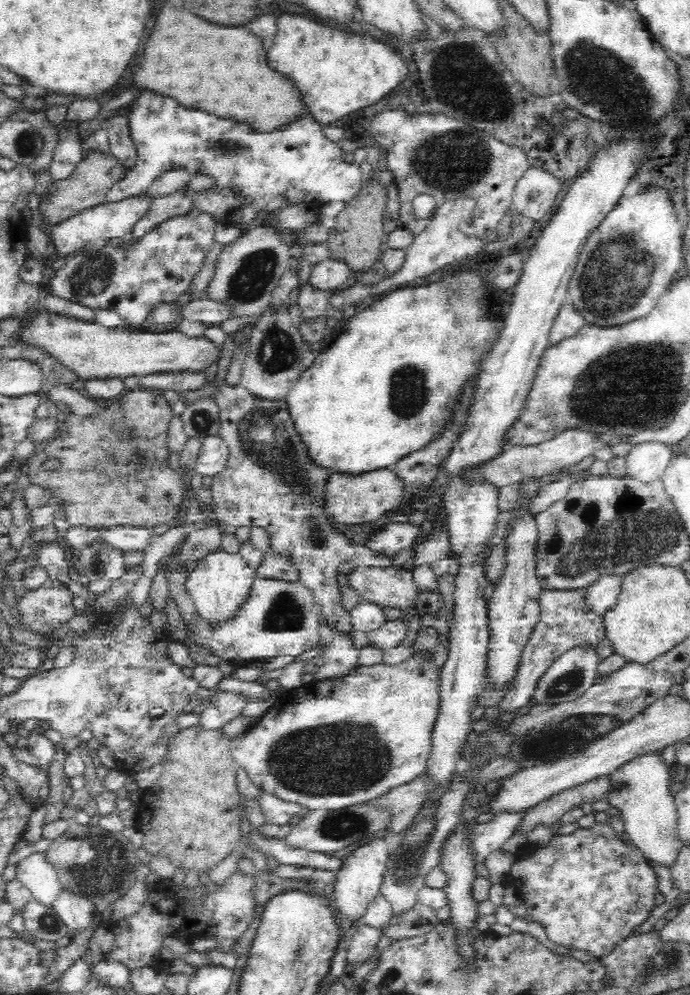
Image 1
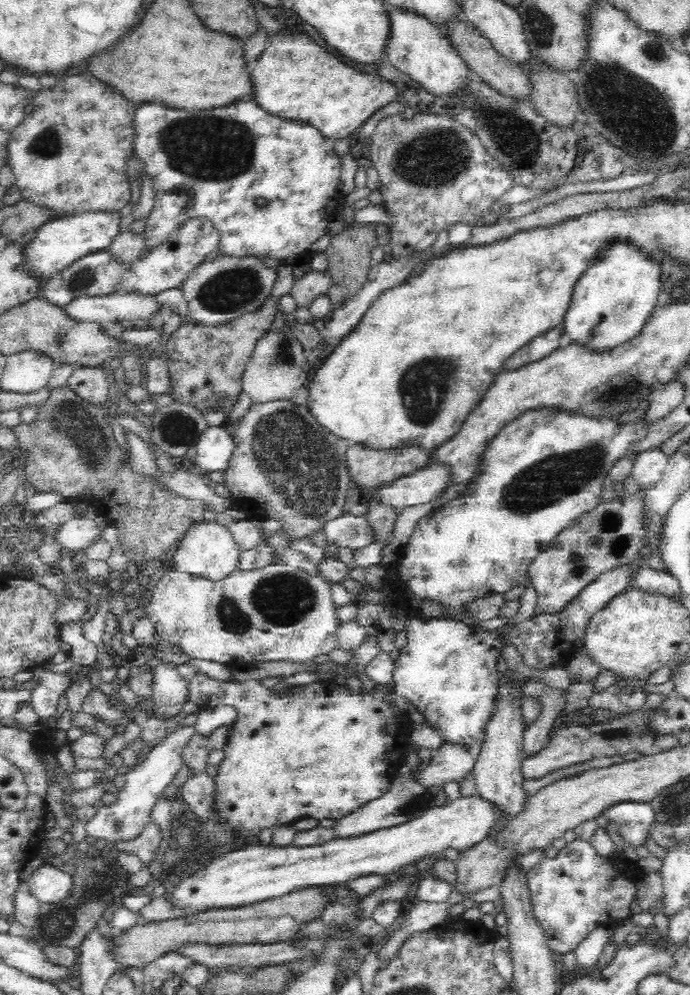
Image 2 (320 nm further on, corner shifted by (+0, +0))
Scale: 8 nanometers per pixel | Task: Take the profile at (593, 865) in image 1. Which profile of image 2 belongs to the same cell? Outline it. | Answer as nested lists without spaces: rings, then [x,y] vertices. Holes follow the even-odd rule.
[[[580,837],[567,842],[564,848],[558,850],[555,858],[548,857],[526,871],[526,886],[530,893],[530,905],[534,912],[534,919],[544,930],[548,949],[552,951],[552,954],[558,952],[558,954],[566,955],[576,952],[591,933],[600,928],[609,932],[622,920],[631,919],[632,904],[636,901],[638,885],[643,882],[644,878],[642,873],[640,866],[632,864],[630,860],[625,860],[623,857],[616,859],[600,856],[590,841]]]

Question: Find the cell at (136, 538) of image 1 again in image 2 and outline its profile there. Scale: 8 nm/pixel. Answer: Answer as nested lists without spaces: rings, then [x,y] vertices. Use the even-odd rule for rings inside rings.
[[[76,517],[58,529],[56,540],[62,548],[81,555],[83,550],[92,546],[96,540],[103,539],[105,528],[97,524],[94,518]]]

